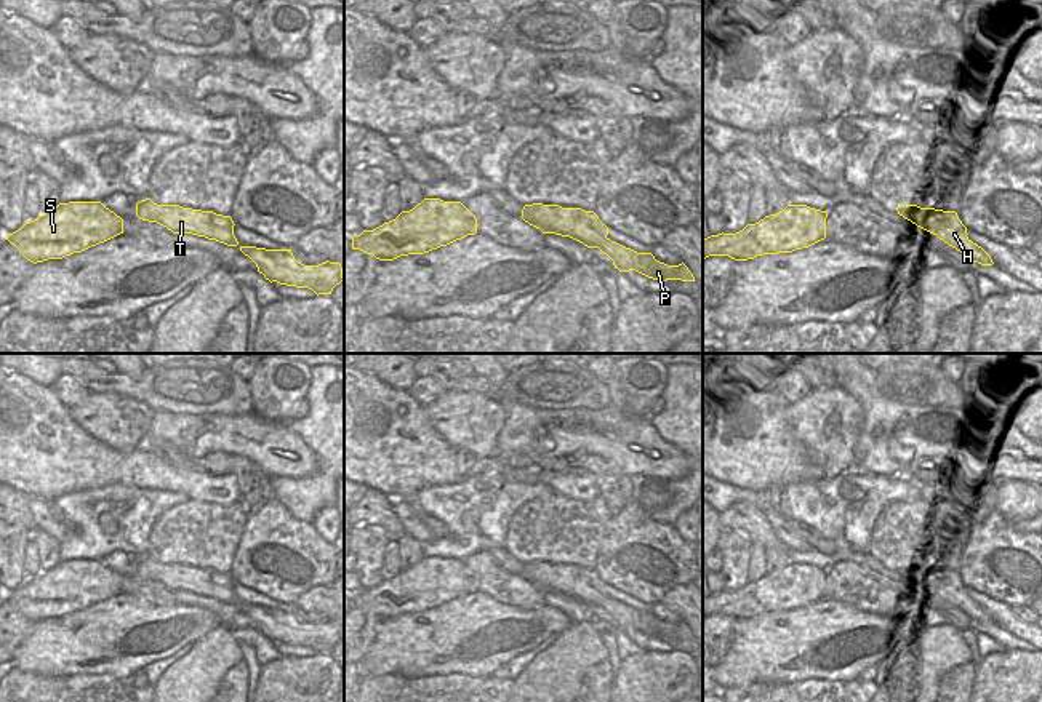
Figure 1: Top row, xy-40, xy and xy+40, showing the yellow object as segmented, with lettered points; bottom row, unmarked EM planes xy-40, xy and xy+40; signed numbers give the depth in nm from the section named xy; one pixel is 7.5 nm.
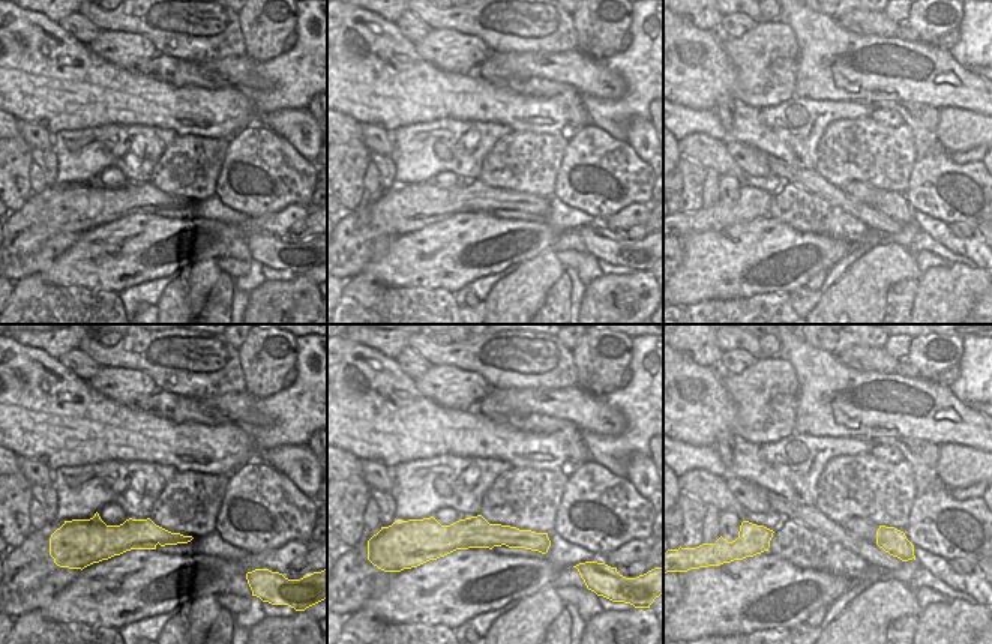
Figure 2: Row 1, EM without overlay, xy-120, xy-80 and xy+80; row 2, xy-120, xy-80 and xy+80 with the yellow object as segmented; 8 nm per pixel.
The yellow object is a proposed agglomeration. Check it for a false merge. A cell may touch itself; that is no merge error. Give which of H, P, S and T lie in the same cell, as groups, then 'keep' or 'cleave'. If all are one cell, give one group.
H P S T | keep

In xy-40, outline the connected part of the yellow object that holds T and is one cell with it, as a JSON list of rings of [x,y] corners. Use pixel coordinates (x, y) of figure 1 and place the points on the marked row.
[[[150,198],[136,203],[136,216],[142,221],[157,222],[173,233],[192,233],[227,246],[238,245],[230,216],[179,205],[157,205]]]

